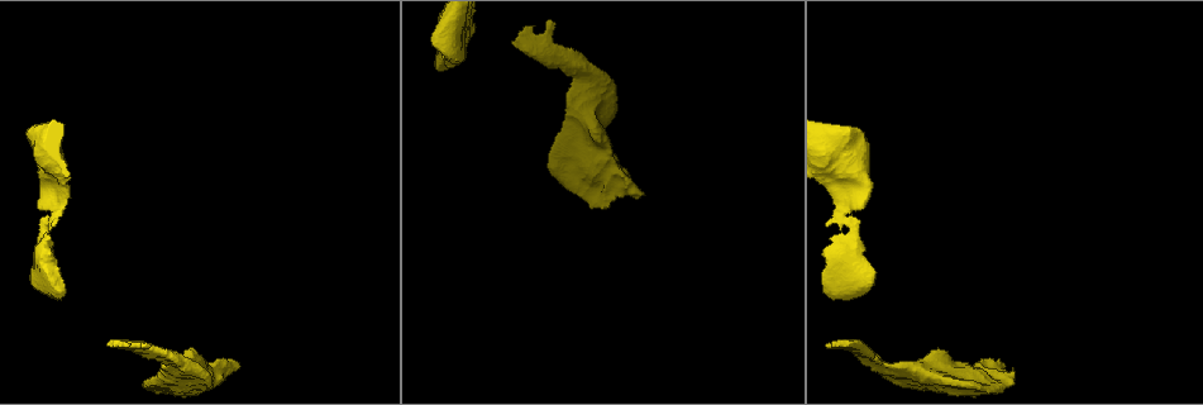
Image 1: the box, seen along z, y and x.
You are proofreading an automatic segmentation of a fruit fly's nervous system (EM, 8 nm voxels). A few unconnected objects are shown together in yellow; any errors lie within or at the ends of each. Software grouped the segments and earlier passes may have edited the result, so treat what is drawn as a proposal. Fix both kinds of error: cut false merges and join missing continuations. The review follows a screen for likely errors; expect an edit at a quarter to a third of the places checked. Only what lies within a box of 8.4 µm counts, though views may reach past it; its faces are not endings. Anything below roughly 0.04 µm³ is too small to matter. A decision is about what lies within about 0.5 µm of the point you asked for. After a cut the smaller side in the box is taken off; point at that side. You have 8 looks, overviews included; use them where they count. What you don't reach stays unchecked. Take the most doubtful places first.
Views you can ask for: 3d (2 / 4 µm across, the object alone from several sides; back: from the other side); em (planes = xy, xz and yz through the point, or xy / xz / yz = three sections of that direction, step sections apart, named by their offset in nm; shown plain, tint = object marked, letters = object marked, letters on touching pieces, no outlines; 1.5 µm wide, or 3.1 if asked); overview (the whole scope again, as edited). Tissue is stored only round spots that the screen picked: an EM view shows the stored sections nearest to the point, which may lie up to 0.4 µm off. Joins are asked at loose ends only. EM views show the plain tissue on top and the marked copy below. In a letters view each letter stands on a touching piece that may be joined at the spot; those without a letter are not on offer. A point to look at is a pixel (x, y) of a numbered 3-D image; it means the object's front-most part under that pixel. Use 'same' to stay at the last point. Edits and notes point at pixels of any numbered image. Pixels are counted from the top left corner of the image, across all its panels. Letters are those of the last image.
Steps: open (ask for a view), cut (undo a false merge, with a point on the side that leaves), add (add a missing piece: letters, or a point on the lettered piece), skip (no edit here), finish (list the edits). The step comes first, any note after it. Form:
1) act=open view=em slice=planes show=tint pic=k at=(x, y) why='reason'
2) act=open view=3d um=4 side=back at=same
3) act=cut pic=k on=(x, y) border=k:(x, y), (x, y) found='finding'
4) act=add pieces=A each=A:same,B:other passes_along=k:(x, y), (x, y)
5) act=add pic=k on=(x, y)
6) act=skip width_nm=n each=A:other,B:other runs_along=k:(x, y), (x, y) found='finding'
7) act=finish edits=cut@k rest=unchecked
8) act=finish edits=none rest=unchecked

act=open view=em slice=planes show=letters pic=1 at=(513, 41) why='branch stops here'

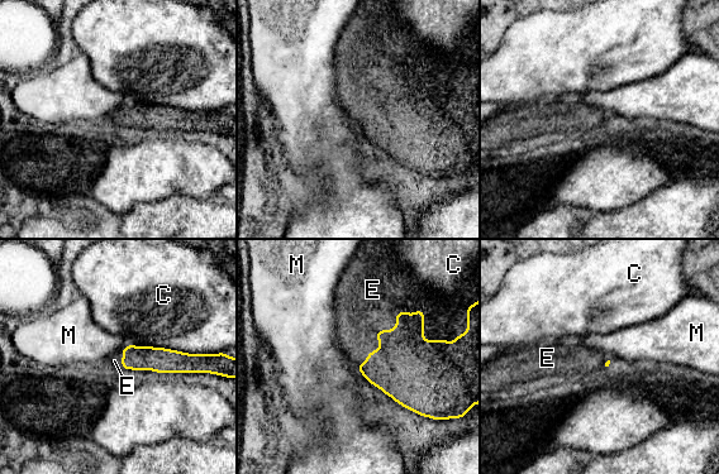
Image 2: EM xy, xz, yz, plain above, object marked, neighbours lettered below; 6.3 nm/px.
act=add pieces=E each=C:other,E:same,M:other passes_along=2:(404, 363), (382, 330), (370, 293) found='the cell continues'

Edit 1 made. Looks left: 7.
act=open view=overview why='see it whole again'

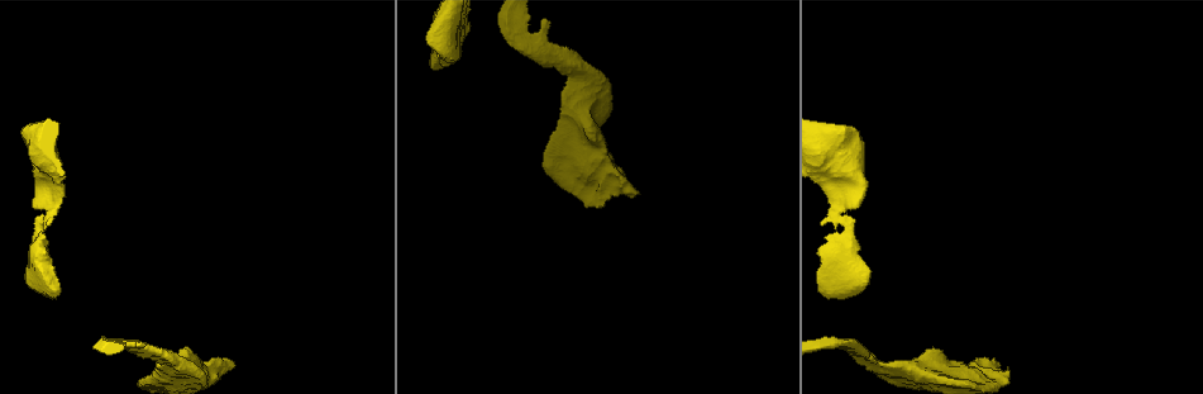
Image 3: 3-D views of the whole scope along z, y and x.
act=open view=3d um=2 pic=3 at=(463, 37) why='an open end'

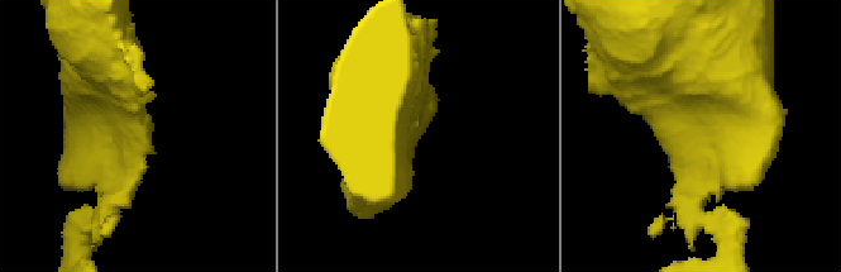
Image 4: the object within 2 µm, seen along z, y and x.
act=open view=em slice=planes show=letters pic=4 at=(691, 155)

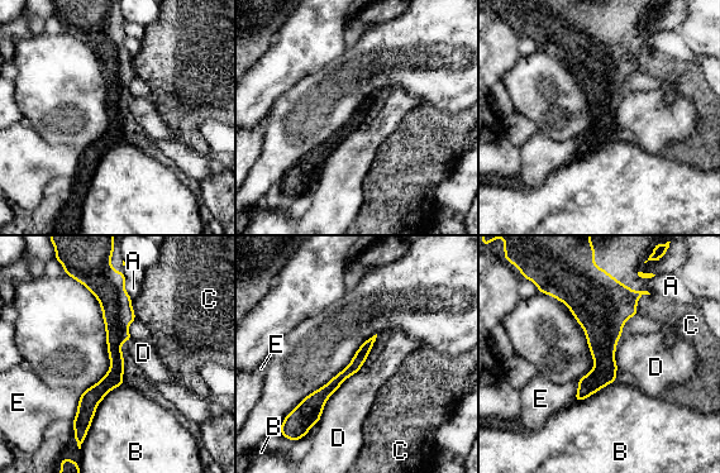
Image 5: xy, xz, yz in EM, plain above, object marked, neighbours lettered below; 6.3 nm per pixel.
act=skip each=A:other,B:other,C:other,D:other,E:other runs_along=5:(108, 266), (115, 373), (87, 412) found='no lettered piece goes on from it'

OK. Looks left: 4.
act=open view=em um=3.1 slice=planes show=letters pic=3 at=(583, 119) why='thick turns thin'

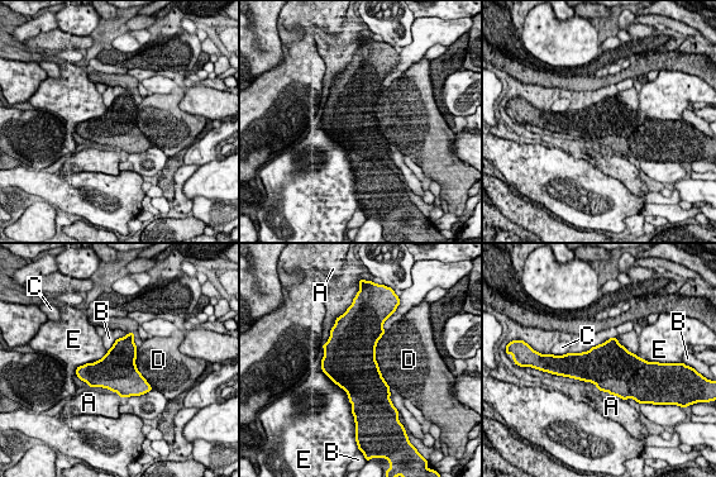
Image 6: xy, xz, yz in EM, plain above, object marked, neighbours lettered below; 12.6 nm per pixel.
act=skip each=A:other,B:other,C:other,D:other,E:other border=6:(385, 330), (376, 362), (390, 386) found='one cell here'

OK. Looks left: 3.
act=finish edits=add@2 rest=unchecked

